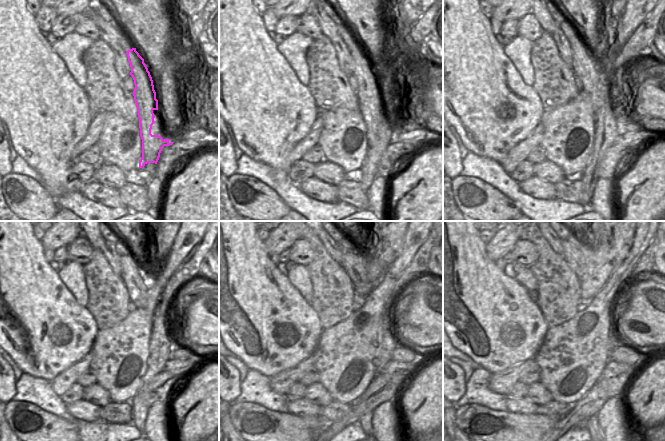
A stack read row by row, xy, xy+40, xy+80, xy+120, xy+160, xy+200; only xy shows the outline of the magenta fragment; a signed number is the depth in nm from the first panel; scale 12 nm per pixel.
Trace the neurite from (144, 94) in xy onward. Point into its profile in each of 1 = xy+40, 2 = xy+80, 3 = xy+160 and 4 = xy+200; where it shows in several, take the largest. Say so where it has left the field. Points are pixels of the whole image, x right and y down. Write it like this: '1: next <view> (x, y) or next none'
1: next xy+40 (370, 93)
2: next xy+80 (583, 65)
3: next xy+160 (353, 264)
4: next xy+200 (572, 255)

